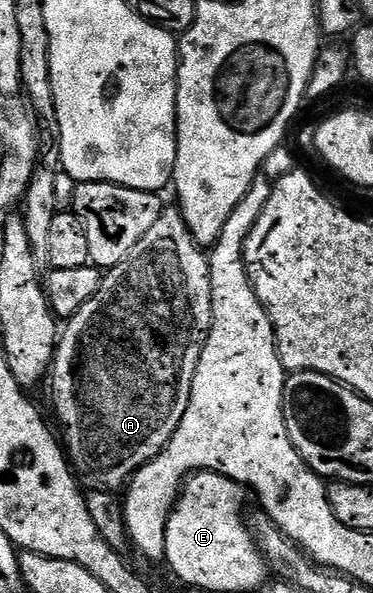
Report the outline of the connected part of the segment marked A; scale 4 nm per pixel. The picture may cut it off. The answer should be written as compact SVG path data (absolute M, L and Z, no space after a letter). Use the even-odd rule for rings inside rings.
M167 207L164 208L161 215L157 215L157 223L153 223L153 227L149 227L149 231L145 231L145 235L141 235L137 247L133 247L133 251L129 251L129 255L125 255L125 259L121 259L121 263L117 263L102 274L99 289L93 295L93 299L89 299L89 303L85 303L85 307L81 307L81 311L66 318L61 329L61 336L55 346L53 368L49 373L51 401L55 404L55 417L59 420L60 430L58 429L58 432L61 434L61 444L74 472L81 478L84 486L108 491L122 490L142 465L149 463L167 446L169 439L175 434L185 415L185 407L189 407L193 375L197 371L203 342L211 330L212 311L213 291L211 290L211 263L208 254L195 244L178 208Z

